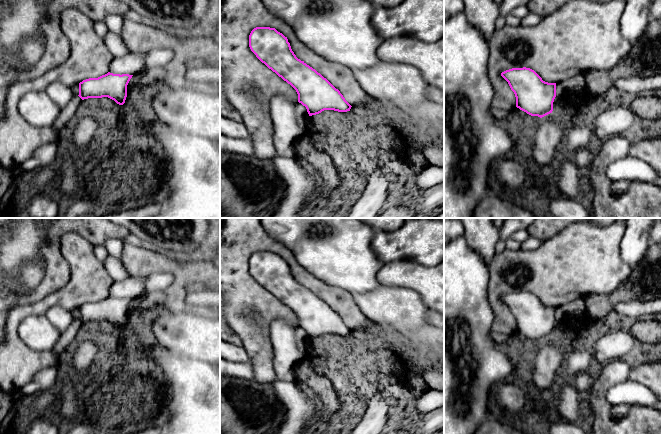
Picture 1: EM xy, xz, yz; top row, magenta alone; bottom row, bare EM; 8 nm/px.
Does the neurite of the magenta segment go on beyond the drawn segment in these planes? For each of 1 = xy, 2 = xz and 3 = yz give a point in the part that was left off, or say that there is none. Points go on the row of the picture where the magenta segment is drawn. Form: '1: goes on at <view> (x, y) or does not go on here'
1: does not go on here
2: does not go on here
3: does not go on here

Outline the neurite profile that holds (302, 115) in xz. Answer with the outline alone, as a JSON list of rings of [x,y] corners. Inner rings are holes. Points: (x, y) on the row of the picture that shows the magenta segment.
[[[297,103],[295,106],[295,113],[296,113],[296,118],[298,121],[299,126],[303,130],[303,135],[305,134],[307,122],[309,120],[309,114],[307,112],[307,109],[305,106],[303,106],[301,103]]]

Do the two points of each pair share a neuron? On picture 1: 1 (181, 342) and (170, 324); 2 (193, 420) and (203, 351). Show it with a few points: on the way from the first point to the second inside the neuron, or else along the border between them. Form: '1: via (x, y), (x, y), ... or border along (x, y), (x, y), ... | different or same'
1: via (181, 338), (181, 335), (174, 328) | same
2: border along (180, 353), (209, 364) | different

